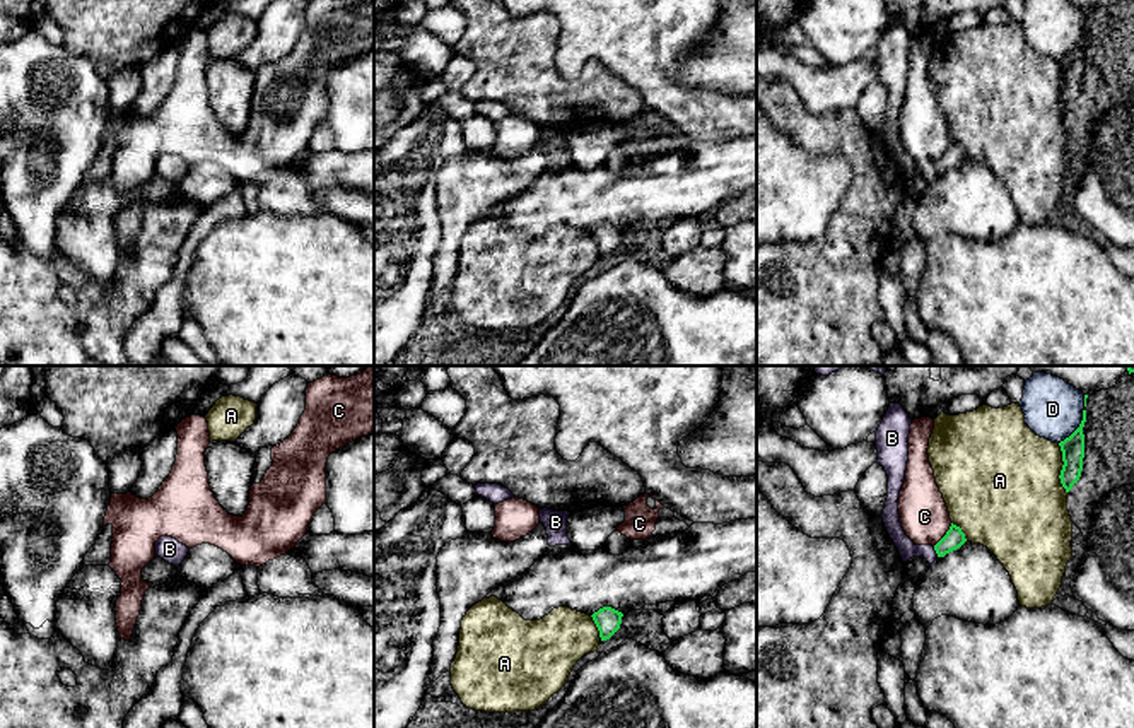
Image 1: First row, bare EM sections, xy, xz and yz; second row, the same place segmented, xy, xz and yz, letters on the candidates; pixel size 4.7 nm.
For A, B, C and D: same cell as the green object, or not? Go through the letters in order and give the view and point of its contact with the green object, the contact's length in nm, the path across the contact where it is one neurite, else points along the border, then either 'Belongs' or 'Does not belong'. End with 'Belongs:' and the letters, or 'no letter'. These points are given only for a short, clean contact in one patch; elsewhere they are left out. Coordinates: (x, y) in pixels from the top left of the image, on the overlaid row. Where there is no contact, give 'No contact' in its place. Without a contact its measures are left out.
A: Touches green at yz (1063, 469). Shared border 240 nm. Does not belong
B: Touches green at yz (936, 552). Shared border 50 nm. Path across: yz (953, 539), (936, 552), (907, 549). Belongs
C: Touches green at yz (945, 535). Shared border 140 nm. Does not belong
D: Touches green at yz (1078, 428). Shared border 200 nm. Does not belong
Belongs: B

